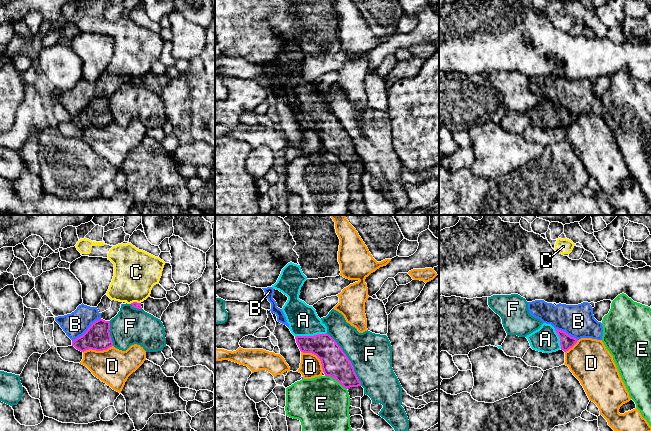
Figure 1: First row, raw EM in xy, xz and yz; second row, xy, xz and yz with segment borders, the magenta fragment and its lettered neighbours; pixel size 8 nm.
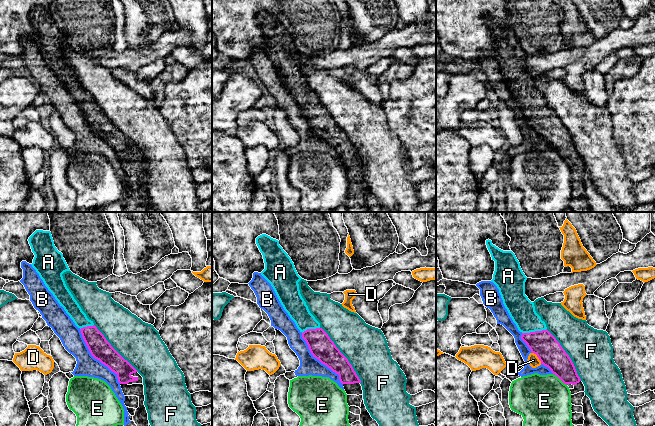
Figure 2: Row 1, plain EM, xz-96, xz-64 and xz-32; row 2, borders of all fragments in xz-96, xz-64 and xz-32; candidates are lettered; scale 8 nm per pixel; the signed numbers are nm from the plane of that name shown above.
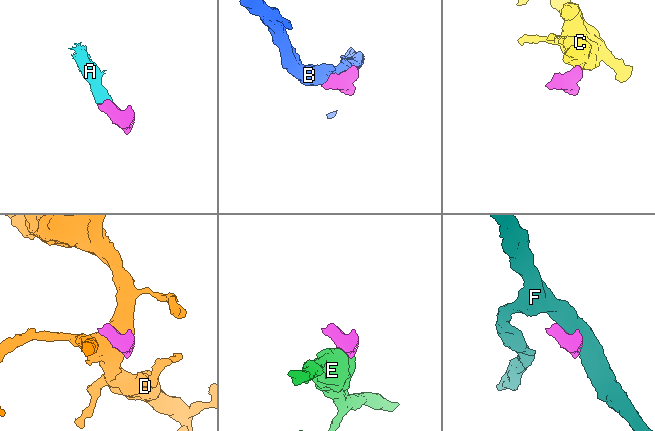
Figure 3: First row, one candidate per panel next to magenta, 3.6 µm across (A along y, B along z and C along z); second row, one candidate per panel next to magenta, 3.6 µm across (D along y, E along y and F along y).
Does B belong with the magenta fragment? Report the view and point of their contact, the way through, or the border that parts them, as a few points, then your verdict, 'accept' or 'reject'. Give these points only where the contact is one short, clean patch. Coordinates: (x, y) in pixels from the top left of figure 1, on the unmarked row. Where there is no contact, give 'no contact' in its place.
meets magenta in xy at (87, 106); reject

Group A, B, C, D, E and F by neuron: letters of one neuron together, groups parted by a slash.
A / B / C / D / E / F

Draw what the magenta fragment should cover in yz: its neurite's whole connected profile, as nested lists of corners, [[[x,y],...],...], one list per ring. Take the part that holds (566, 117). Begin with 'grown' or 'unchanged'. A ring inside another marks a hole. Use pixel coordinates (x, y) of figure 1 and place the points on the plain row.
grown; [[[543,99],[538,106],[527,111],[526,114],[533,126],[543,129],[552,129],[560,125],[566,128],[578,117],[565,107],[555,105],[551,100],[546,99]]]

